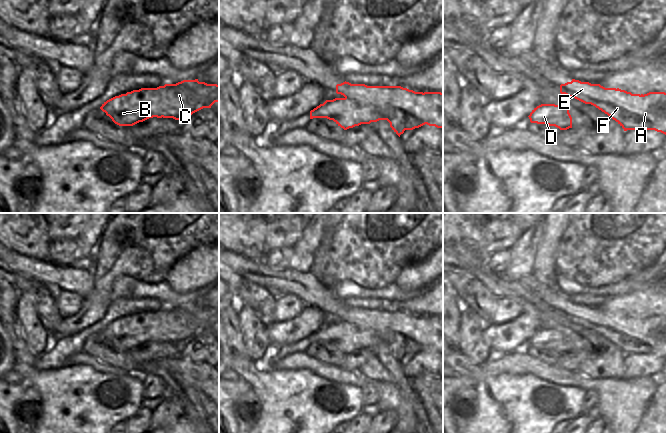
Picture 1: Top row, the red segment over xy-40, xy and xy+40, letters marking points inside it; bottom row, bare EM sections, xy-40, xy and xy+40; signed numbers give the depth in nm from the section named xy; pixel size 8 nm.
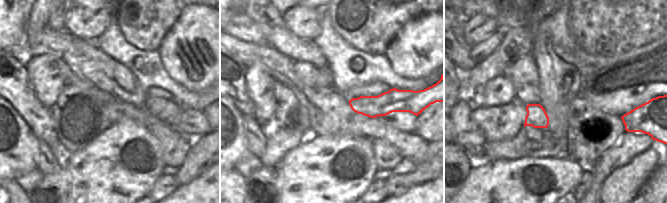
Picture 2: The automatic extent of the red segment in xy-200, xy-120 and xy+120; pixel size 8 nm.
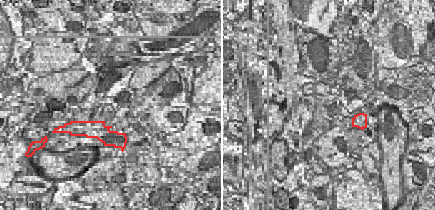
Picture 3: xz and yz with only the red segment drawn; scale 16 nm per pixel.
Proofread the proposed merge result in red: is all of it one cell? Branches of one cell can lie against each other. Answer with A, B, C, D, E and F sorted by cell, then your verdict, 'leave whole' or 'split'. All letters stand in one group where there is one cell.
A E F / B C D; split

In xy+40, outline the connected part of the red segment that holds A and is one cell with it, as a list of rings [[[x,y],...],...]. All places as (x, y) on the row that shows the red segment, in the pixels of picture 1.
[[[572,79],[560,85],[560,93],[591,104],[615,120],[624,131],[655,130],[666,135],[666,93],[615,96],[616,88],[605,88]]]

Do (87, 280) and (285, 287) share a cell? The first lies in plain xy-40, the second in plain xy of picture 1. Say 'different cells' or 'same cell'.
different cells

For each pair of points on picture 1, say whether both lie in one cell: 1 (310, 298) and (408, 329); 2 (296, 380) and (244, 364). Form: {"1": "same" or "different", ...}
{"1": "different", "2": "same"}

